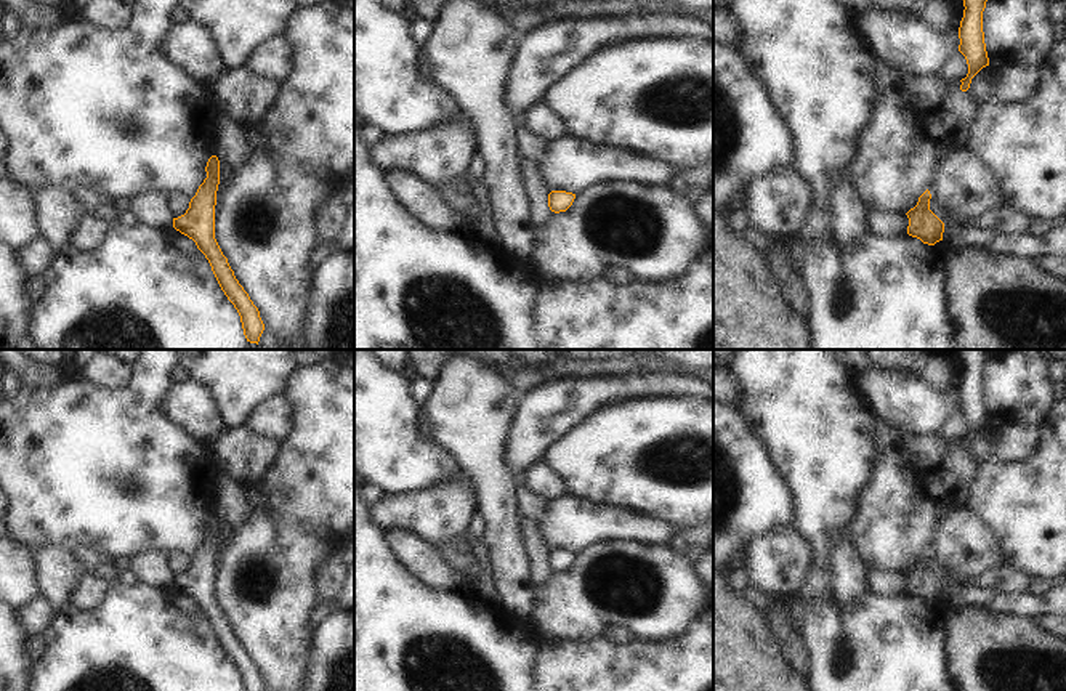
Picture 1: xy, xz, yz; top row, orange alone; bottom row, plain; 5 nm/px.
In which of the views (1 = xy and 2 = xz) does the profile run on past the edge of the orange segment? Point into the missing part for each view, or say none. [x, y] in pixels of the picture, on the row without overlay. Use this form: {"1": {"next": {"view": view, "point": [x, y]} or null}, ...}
{"1": {"next": null}, "2": {"next": null}}

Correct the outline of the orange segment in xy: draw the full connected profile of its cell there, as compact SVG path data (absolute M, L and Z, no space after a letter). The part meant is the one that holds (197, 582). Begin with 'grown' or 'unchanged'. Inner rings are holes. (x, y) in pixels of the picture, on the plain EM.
unchanged | M216 515L208 518L205 531L207 537L191 558L186 572L173 577L173 587L192 598L205 614L221 649L237 669L244 691L263 691L264 683L258 667L236 638L228 617L215 598L215 564L220 544L220 519Z

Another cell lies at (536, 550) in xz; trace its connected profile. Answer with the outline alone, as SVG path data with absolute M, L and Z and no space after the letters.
M518 513L519 519L519 534L523 539L523 547L526 552L526 560L529 563L529 582L539 588L542 587L550 574L553 572L548 566L548 553L540 532L539 526L534 519L524 518L521 513Z

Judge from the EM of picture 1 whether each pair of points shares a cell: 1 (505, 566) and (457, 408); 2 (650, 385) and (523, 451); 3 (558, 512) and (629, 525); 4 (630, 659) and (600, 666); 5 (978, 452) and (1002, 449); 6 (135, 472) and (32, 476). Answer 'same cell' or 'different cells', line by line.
1: same cell
2: same cell
3: same cell
4: same cell
5: different cells
6: same cell

